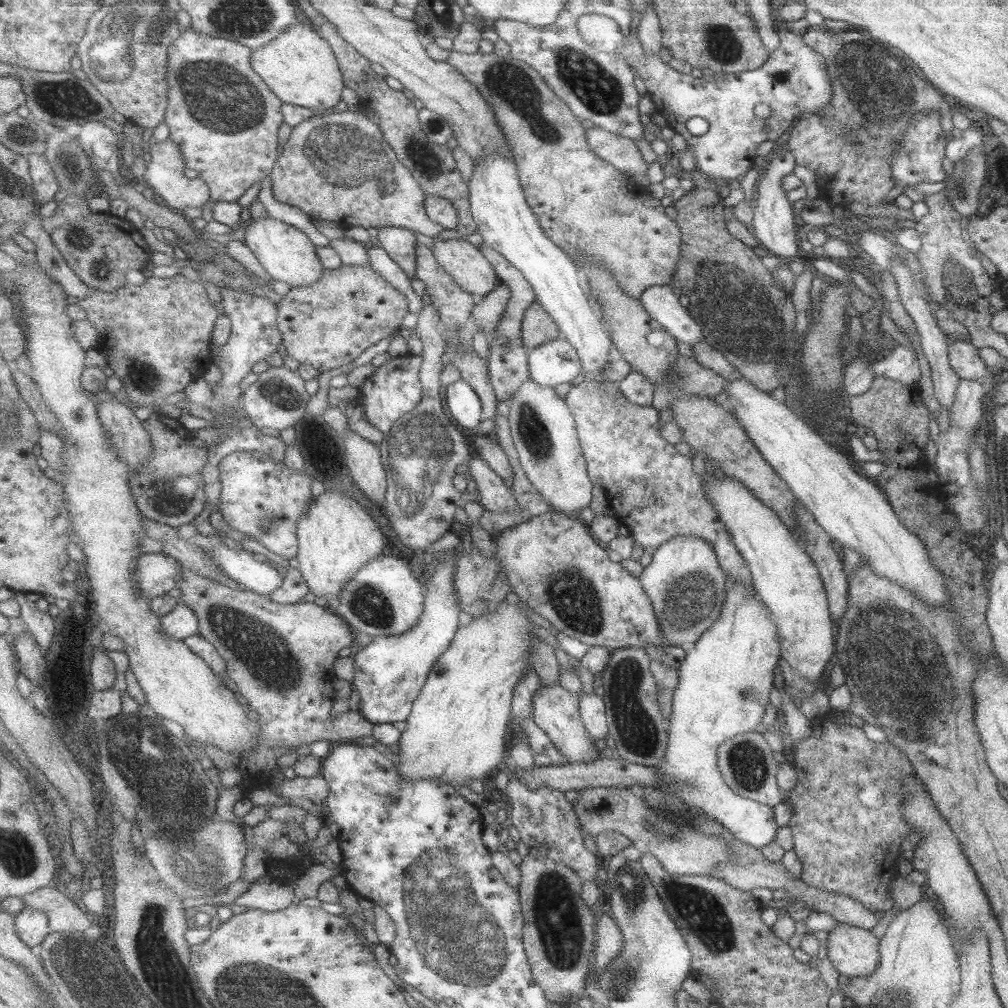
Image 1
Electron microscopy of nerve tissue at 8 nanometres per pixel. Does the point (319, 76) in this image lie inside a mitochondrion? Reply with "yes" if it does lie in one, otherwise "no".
no

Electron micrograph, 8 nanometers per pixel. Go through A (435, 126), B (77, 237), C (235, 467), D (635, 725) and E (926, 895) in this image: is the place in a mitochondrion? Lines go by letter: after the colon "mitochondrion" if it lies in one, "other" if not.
A: other
B: mitochondrion
C: other
D: mitochondrion
E: other

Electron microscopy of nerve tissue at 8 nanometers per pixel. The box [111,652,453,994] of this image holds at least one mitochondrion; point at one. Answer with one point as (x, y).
(157, 956)

